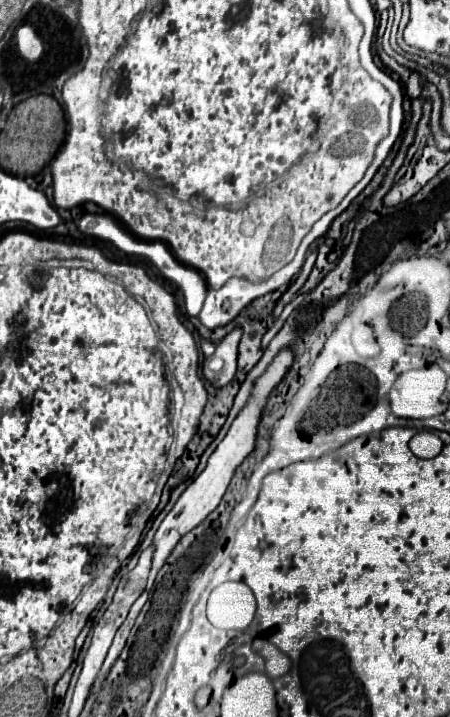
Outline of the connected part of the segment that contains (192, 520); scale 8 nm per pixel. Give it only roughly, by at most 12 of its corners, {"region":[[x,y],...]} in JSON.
{"region":[[283,348],[257,380],[207,468],[161,522],[147,588],[189,530],[221,502],[255,446],[261,410],[293,354]]}

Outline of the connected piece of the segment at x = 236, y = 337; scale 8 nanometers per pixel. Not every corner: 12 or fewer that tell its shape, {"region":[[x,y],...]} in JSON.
{"region":[[243,328],[231,330],[215,354],[205,358],[203,374],[225,386],[237,370],[237,344]]}

